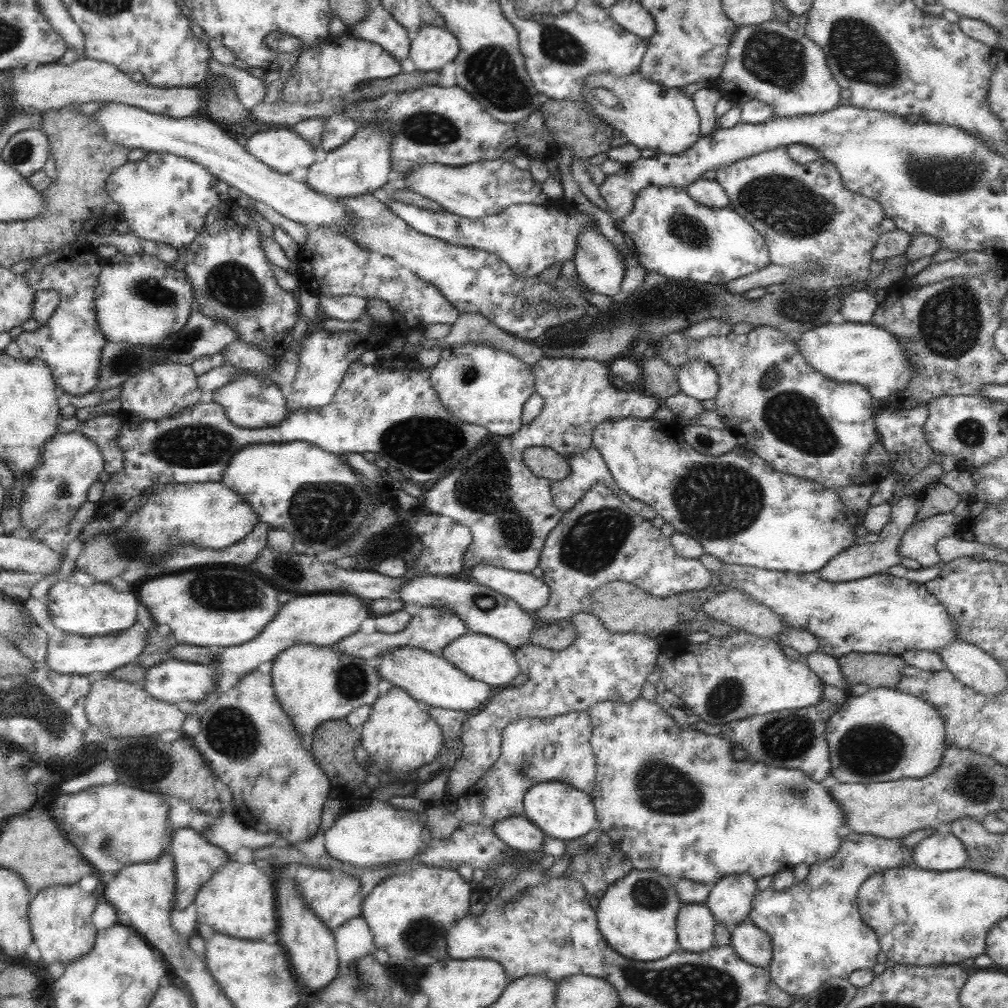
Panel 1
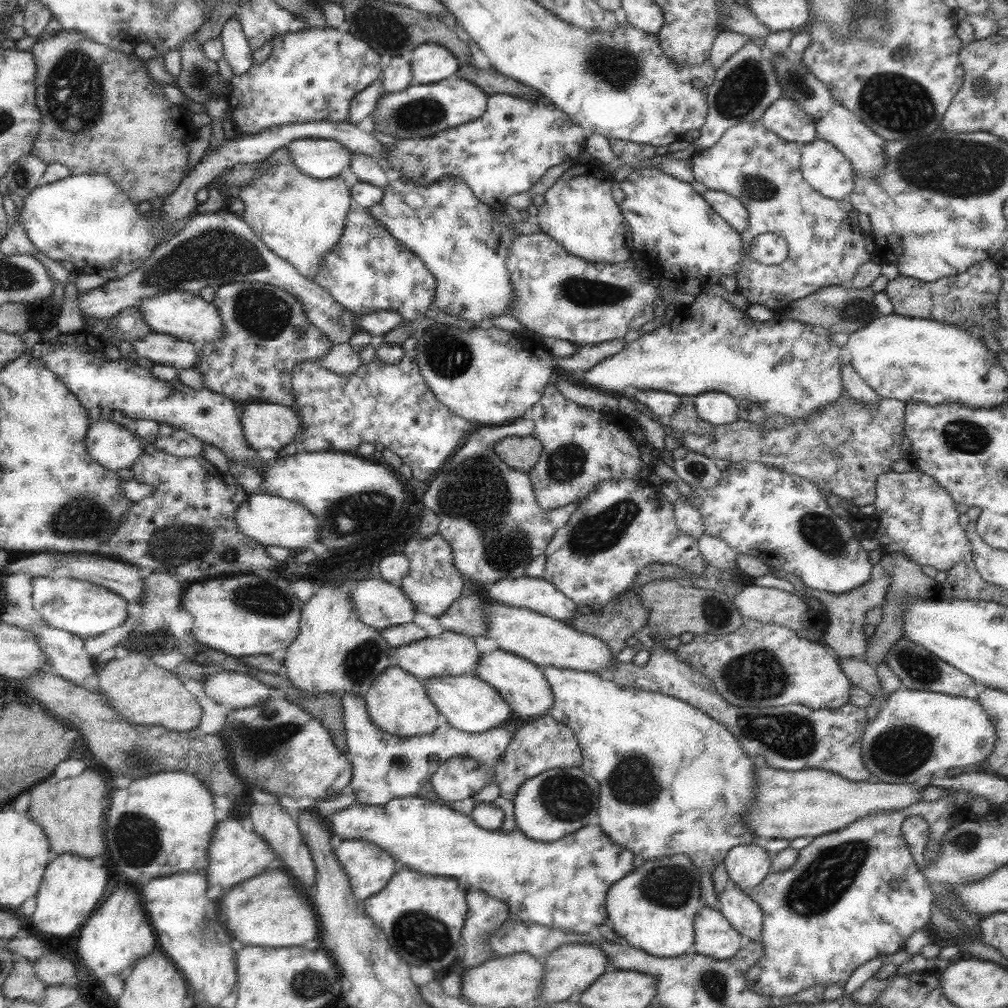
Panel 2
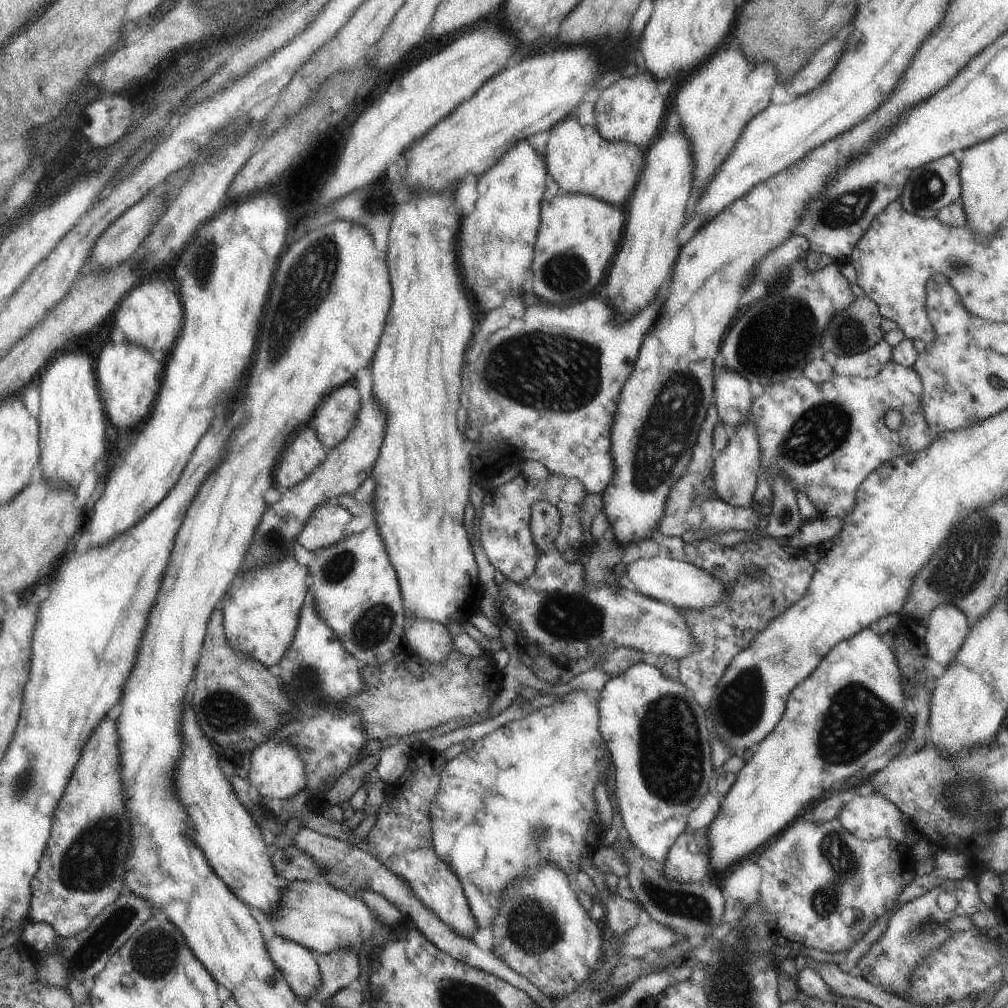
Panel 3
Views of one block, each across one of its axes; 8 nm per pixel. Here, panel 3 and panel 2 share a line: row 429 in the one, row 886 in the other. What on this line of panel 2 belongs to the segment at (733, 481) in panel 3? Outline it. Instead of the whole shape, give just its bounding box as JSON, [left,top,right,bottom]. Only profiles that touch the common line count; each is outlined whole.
[723,844,771,894]

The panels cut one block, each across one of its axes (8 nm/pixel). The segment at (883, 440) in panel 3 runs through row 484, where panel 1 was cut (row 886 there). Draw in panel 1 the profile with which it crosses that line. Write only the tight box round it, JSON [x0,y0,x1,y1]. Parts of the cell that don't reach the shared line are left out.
[747,832,913,994]

